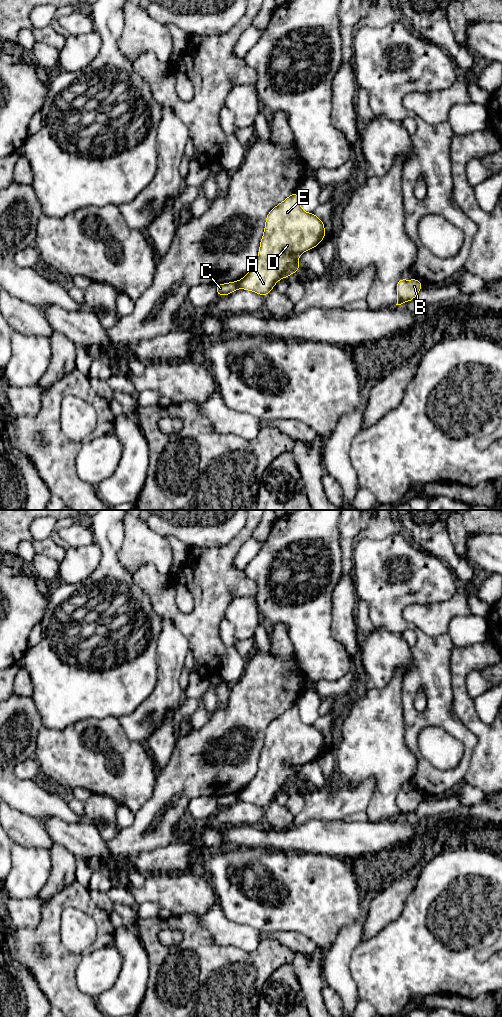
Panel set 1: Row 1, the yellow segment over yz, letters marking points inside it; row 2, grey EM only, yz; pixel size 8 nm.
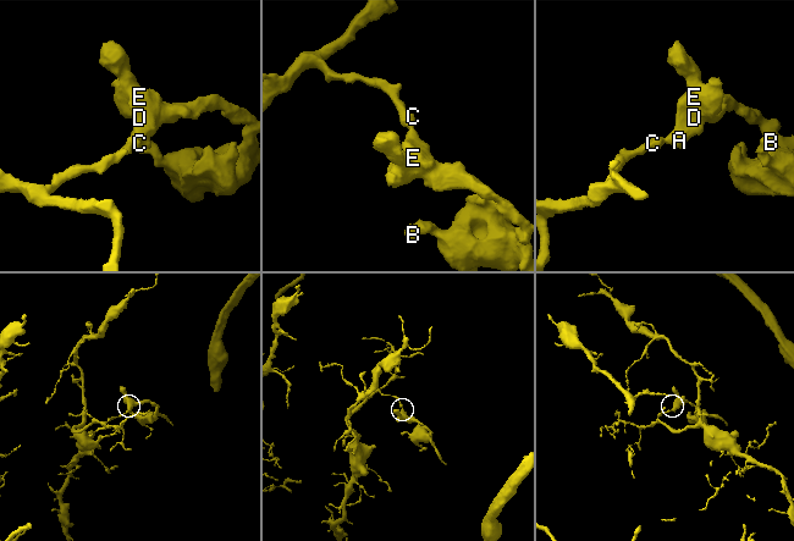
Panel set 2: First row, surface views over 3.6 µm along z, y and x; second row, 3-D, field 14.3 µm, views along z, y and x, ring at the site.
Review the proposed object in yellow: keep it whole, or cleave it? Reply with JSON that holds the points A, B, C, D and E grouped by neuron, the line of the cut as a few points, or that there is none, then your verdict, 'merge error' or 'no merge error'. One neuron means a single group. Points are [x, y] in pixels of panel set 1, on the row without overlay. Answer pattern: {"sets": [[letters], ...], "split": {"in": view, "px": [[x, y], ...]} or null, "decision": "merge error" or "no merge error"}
{"sets": [["A", "B", "D", "E"], ["C"]], "split": {"in": "yz", "px": [[237, 793], [239, 799]]}, "decision": "merge error"}

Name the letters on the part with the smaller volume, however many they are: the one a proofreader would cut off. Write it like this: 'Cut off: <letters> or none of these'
Cut off: A, B, D, E

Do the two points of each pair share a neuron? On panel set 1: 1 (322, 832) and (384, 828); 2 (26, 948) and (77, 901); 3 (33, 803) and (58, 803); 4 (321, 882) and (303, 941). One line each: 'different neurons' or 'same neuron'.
1: same neuron
2: same neuron
3: same neuron
4: different neurons

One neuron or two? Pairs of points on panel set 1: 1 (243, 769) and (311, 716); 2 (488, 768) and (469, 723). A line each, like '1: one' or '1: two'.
1: two
2: one

